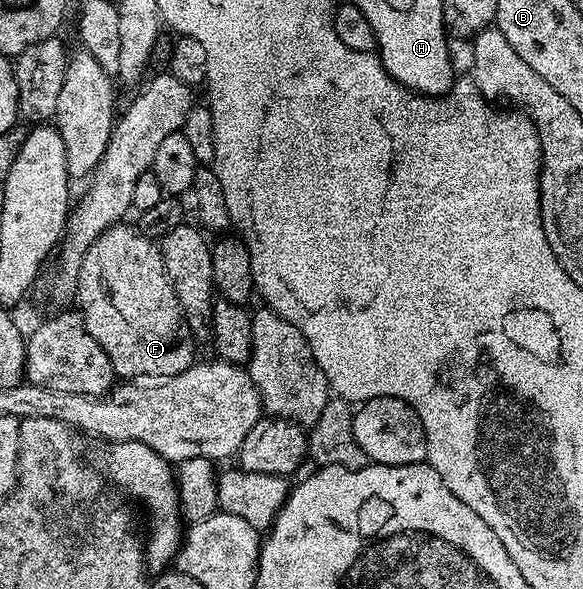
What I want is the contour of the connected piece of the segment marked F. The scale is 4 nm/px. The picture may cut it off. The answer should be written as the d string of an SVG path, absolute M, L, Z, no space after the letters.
M123 221L113 224L84 253L84 261L80 265L78 278L77 302L88 333L96 337L100 349L108 353L108 361L112 361L112 369L119 380L149 379L163 381L176 377L196 363L194 346L196 340L190 334L190 326L180 309L180 301L176 301L176 293L168 281L168 273L164 269L164 261L159 244L153 239L142 236L137 226Z

